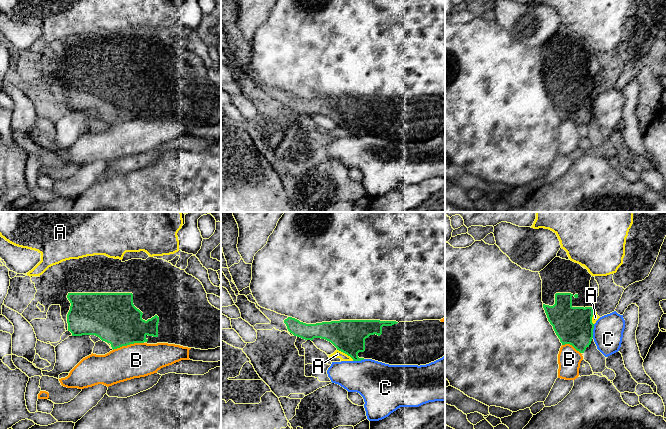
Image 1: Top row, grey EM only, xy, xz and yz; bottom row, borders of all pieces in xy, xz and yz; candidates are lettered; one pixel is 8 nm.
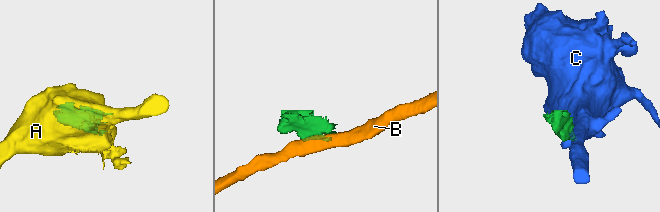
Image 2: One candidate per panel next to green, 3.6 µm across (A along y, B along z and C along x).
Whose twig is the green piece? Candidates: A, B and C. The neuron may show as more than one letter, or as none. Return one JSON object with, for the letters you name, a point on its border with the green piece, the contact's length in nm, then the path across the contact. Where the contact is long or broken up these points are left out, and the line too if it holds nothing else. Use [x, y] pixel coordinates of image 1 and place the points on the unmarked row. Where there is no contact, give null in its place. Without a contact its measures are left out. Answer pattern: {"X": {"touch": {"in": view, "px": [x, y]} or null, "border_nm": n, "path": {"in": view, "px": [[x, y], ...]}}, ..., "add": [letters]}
{"add": []}

